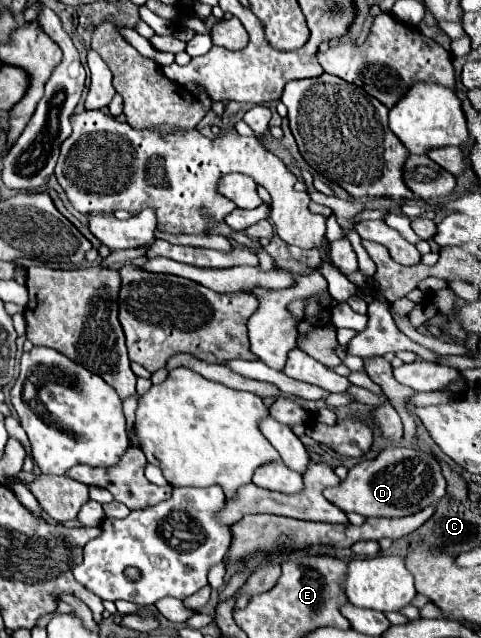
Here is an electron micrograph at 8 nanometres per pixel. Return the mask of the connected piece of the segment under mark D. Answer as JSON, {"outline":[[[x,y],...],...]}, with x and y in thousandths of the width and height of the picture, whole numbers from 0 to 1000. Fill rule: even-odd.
{"outline":[[[805,699],[792,705],[792,712],[780,721],[755,721],[742,730],[734,730],[721,740],[721,749],[684,768],[672,768],[672,777],[684,787],[692,787],[701,796],[709,796],[713,803],[738,803],[759,812],[767,812],[767,809],[821,812],[821,809],[863,806],[863,803],[879,799],[884,793],[917,784],[925,777],[925,765],[929,765],[929,755],[921,749],[917,727],[896,712],[888,712],[879,705],[846,702],[846,699]]]}

